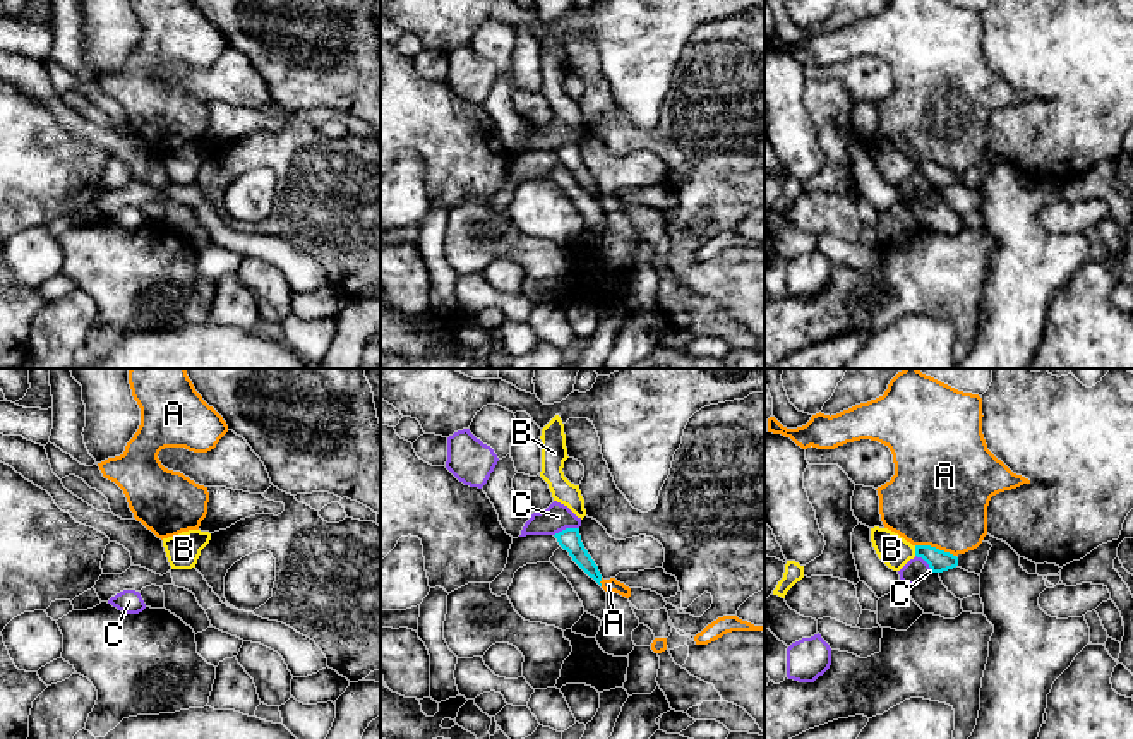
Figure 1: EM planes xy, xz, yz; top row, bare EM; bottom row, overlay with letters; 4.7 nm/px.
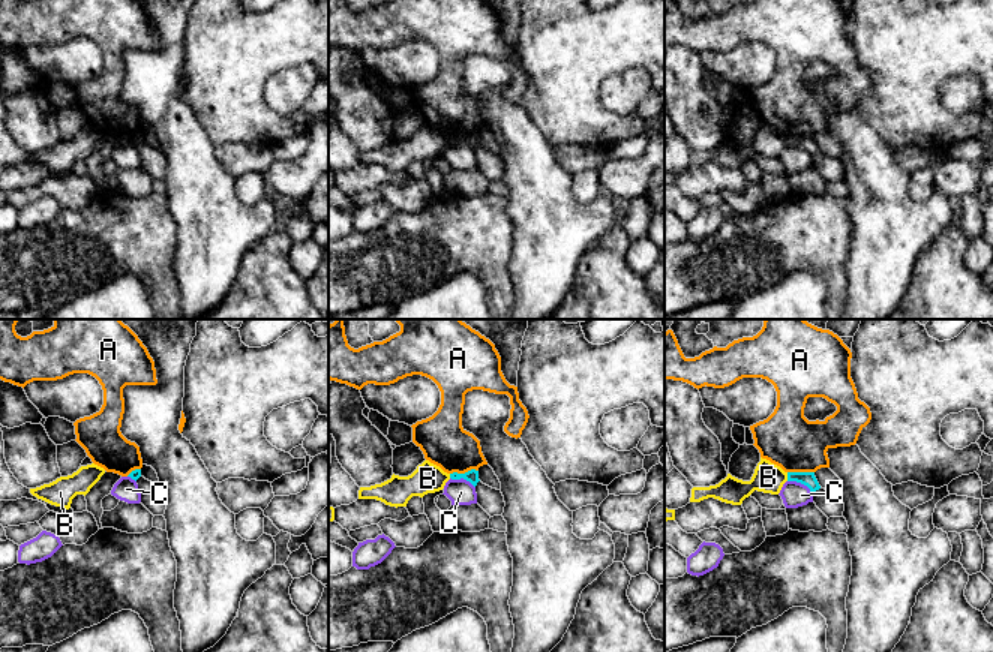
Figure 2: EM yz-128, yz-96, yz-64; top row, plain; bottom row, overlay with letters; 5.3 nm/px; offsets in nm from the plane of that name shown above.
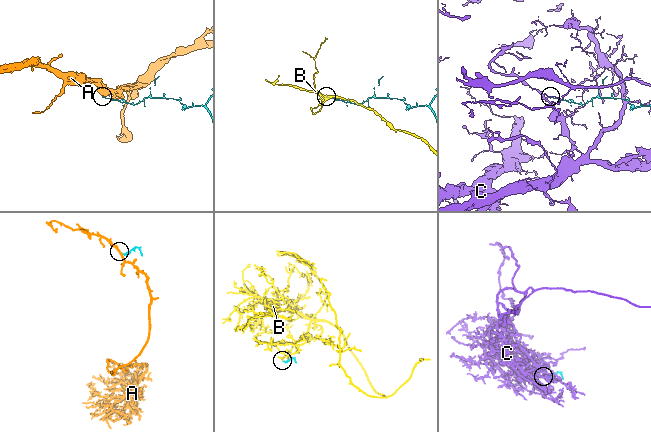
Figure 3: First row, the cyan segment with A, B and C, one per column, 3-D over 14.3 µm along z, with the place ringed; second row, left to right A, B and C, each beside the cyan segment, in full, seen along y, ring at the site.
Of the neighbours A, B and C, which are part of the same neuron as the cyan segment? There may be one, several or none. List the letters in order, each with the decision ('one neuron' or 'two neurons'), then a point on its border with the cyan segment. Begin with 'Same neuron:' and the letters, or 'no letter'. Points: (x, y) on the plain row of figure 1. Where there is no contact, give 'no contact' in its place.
Same neuron: no letter
A: two neurons | yz (935, 163)
B: two neurons | yz (916, 167)
C: two neurons | xz (566, 144)

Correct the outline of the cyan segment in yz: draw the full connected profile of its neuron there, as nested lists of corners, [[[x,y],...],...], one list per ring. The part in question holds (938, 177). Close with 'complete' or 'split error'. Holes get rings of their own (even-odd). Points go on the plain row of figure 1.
[[[915,161],[915,171],[922,173],[932,189],[943,189],[958,182],[958,173],[931,161]]]; complete

